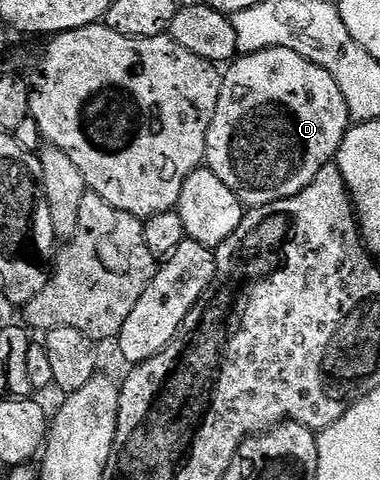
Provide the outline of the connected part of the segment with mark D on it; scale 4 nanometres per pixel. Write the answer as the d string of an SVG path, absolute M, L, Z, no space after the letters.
M283 46L242 54L229 63L228 69L230 71L222 74L220 100L208 128L205 165L228 184L246 208L272 204L304 192L304 188L316 180L316 172L335 161L346 131L352 125L340 84L336 84L327 70Z

